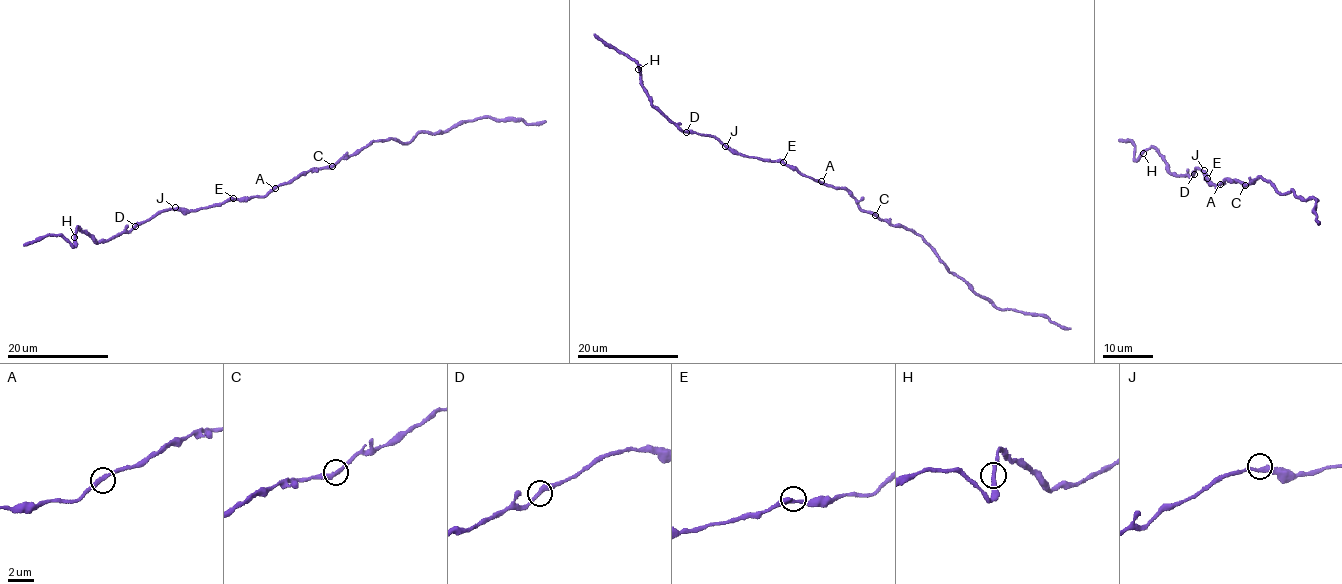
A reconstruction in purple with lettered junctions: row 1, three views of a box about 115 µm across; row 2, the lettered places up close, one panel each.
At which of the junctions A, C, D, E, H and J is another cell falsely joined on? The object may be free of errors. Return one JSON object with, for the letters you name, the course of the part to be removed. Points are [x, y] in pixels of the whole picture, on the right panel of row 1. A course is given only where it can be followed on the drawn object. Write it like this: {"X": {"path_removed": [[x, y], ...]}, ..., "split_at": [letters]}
{"C": {"path_removed": [[1245, 185], [1260, 177], [1273, 183], [1277, 191], [1291, 190], [1305, 200], [1317, 200], [1312, 212], [1318, 221]]}, "split_at": ["C"]}

